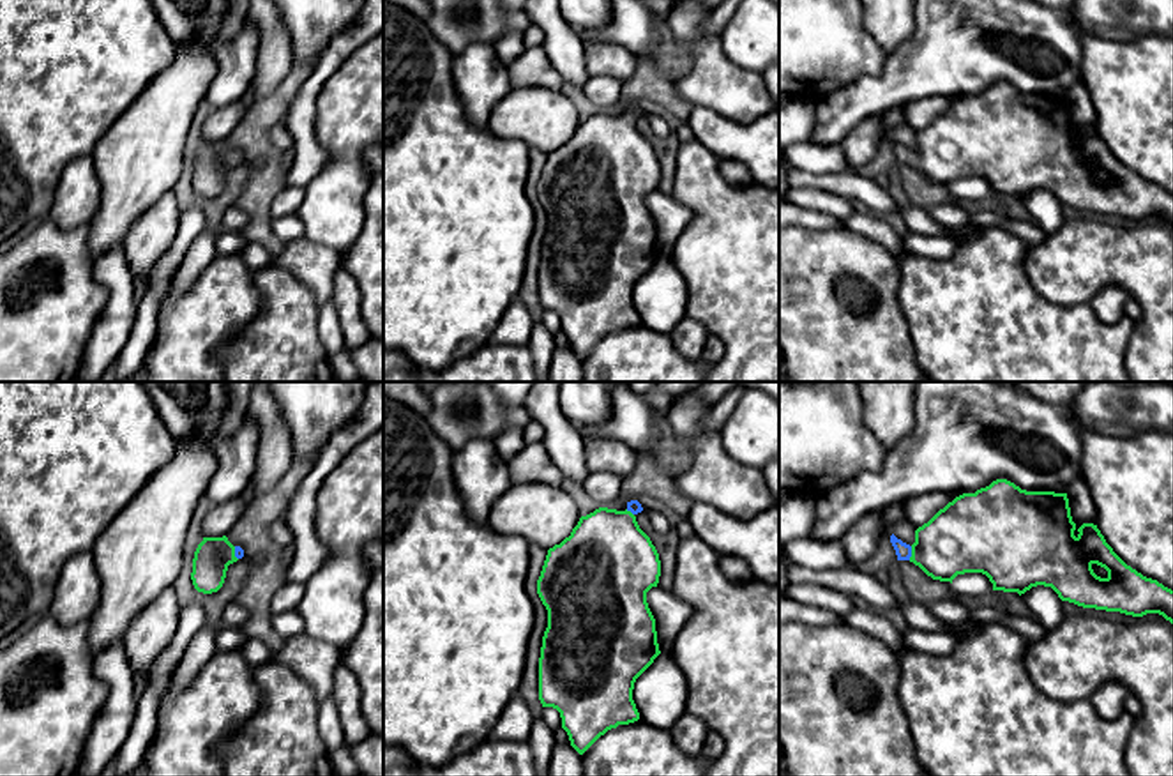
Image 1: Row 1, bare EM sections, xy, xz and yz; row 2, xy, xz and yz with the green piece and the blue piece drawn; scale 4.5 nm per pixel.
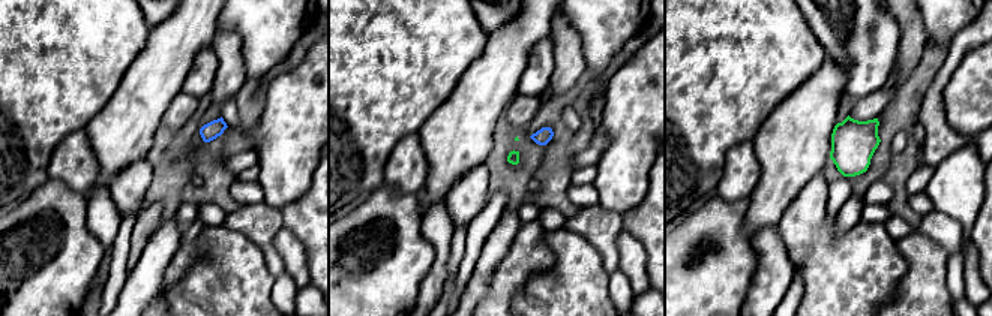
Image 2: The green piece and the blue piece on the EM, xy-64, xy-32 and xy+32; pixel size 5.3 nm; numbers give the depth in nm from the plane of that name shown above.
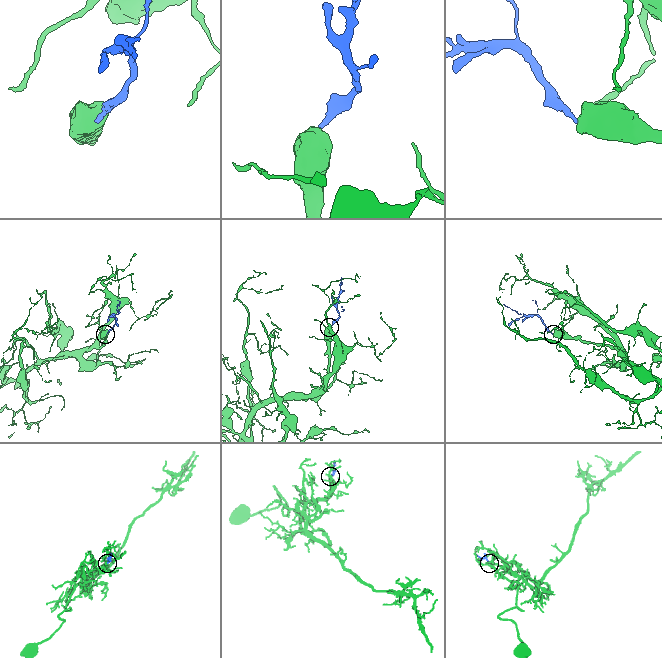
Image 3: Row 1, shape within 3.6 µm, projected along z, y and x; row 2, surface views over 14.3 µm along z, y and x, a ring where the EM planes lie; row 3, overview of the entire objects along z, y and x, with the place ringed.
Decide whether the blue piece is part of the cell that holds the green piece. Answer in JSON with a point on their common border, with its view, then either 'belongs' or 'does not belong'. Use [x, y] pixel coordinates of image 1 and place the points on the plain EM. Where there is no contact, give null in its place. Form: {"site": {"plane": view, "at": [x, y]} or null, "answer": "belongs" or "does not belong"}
{"site": {"plane": "yz", "at": [912, 158]}, "answer": "belongs"}

